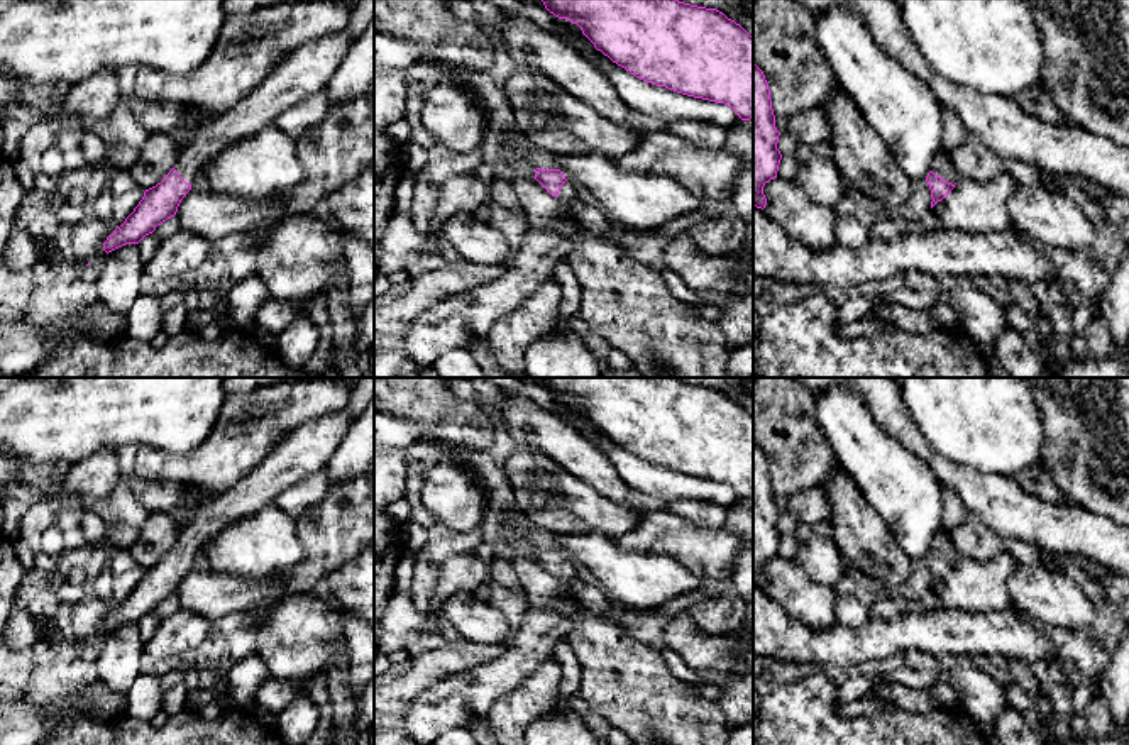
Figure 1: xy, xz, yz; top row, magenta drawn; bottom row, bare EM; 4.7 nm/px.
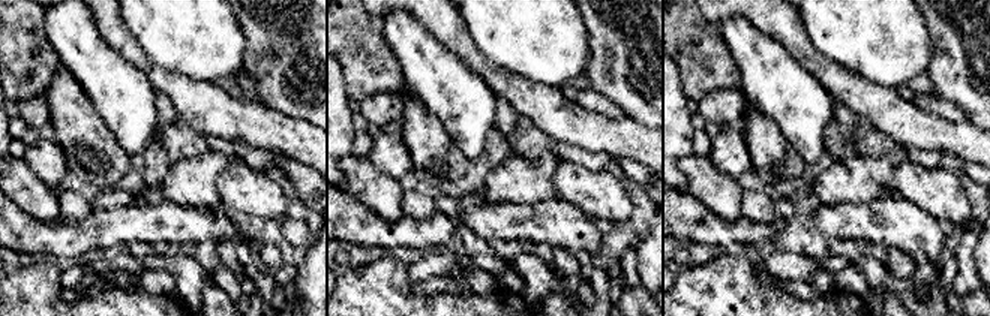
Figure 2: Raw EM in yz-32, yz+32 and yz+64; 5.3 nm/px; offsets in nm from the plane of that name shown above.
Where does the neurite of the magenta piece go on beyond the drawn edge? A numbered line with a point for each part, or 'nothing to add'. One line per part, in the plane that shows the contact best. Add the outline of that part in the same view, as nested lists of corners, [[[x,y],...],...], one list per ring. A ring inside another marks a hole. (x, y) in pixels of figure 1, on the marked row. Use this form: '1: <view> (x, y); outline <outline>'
1: yz (941, 166); outline [[[943,147],[936,152],[931,171],[951,185],[956,183],[956,174],[955,174],[953,164]]]

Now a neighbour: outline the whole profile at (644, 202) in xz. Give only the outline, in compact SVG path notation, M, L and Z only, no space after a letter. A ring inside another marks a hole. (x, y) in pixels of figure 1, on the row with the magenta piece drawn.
M557 154L567 171L614 218L635 234L657 232L672 222L684 225L702 215L702 203L667 176L625 171L616 159L598 154Z

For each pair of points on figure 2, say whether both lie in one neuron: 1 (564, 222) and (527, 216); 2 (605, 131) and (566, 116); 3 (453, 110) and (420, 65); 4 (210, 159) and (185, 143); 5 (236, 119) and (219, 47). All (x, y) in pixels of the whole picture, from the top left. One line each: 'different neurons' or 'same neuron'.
1: same neuron
2: same neuron
3: same neuron
4: different neurons
5: different neurons

